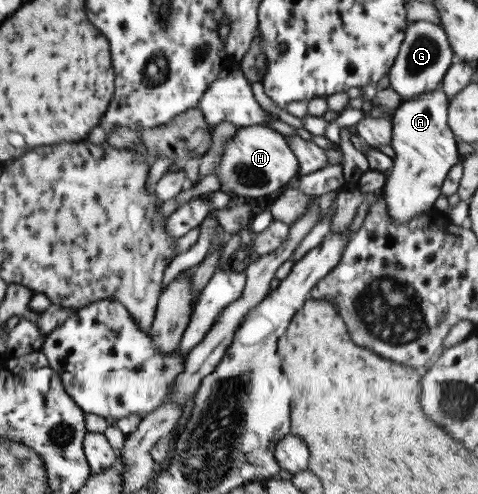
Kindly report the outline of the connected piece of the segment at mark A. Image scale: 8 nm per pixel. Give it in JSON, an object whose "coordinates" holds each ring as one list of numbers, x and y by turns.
{"coordinates":[[435,87,433,91,417,95,399,105,390,113,394,151,392,167,385,173,381,198,387,205,387,213,395,223,407,223,413,215,433,209,441,184,452,165,459,161,454,134,447,125,448,98]]}

